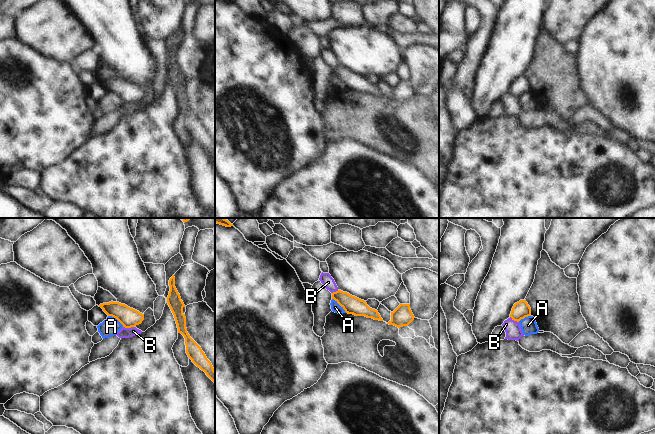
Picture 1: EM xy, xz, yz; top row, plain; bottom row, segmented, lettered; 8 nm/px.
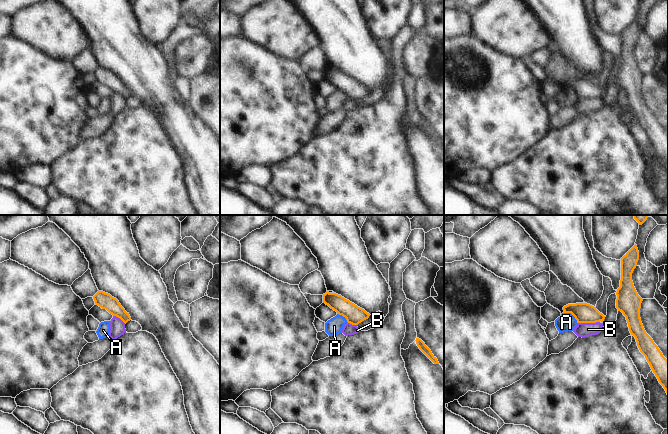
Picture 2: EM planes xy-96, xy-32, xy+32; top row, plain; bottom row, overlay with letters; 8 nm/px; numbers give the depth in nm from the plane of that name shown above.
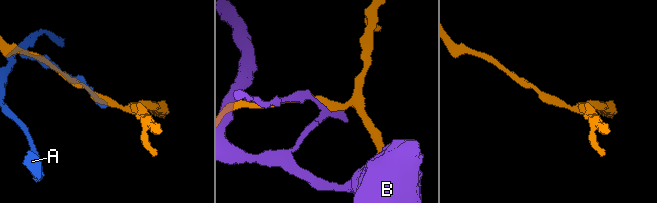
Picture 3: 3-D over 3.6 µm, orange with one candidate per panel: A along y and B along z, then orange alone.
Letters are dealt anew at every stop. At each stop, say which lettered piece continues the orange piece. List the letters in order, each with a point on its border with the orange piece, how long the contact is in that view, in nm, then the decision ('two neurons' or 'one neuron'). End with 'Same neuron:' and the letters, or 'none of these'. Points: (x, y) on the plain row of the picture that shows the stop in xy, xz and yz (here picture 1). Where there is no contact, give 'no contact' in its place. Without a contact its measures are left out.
A: xz (339, 80) | 170 nm | two neurons
B: xy (129, 103) | 100 nm | two neurons
Same neuron: none of these

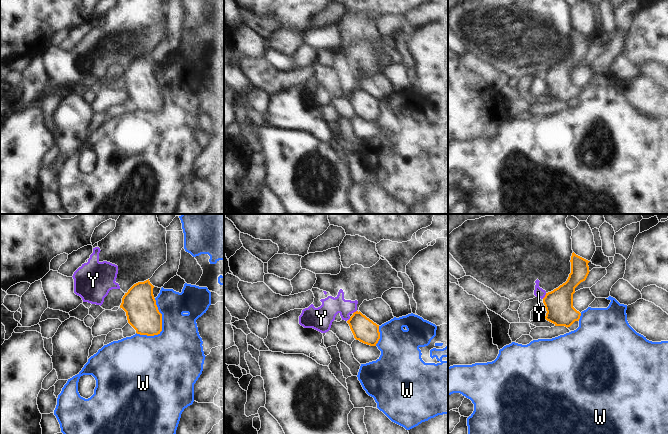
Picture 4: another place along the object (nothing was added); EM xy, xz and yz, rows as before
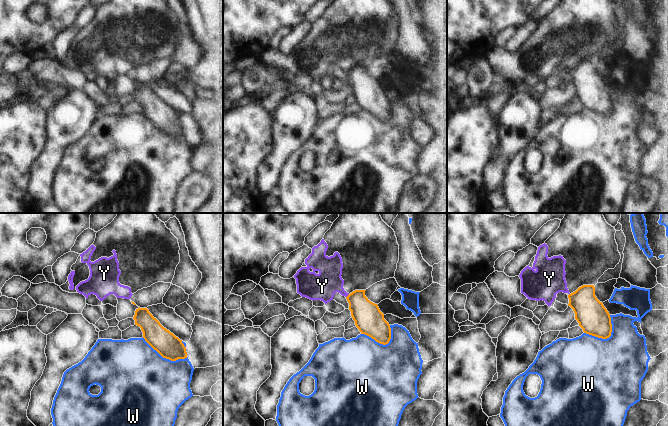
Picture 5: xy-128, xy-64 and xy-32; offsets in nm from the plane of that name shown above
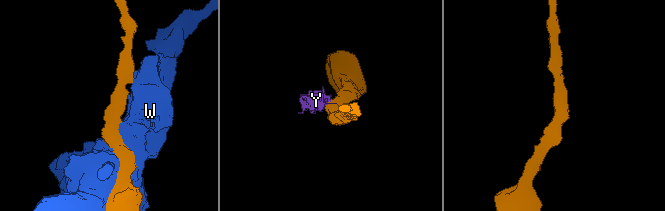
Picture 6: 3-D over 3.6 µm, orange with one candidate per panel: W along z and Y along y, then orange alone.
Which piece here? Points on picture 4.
W: xy (161, 102) | 320 nm | two neurons
Y: yz (545, 72) | 60 nm | two neurons
Same neuron: none of these

